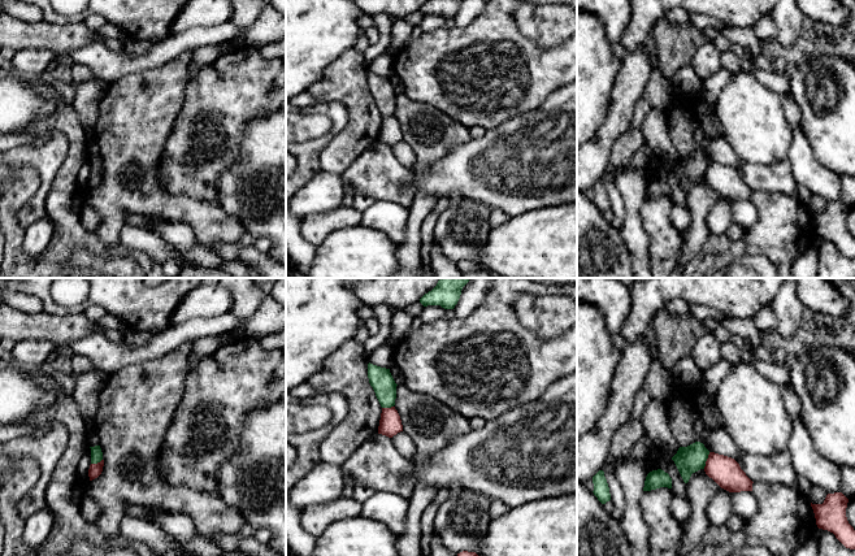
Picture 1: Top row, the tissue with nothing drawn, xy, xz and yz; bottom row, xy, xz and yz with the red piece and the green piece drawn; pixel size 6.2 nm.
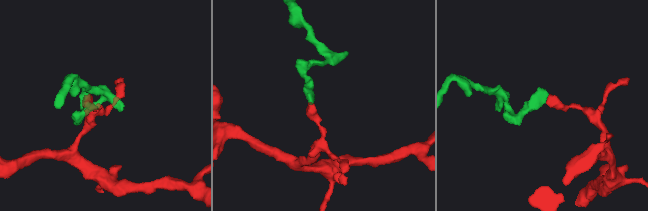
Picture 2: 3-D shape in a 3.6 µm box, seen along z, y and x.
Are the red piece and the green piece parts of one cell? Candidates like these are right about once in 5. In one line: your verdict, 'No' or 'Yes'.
No

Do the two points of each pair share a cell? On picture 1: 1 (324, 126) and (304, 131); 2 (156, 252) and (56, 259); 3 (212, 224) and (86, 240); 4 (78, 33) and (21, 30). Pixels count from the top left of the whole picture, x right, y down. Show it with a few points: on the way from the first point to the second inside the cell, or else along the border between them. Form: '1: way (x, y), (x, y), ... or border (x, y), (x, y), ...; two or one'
1: way (319, 126), (309, 127); one
2: border (120, 243), (133, 250), (140, 250), (161, 264); two
3: border (94, 233), (105, 244), (118, 244); two
4: way (64, 38), (35, 34); one

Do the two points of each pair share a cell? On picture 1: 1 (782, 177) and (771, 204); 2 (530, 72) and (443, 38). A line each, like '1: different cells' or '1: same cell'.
1: different cells
2: same cell

